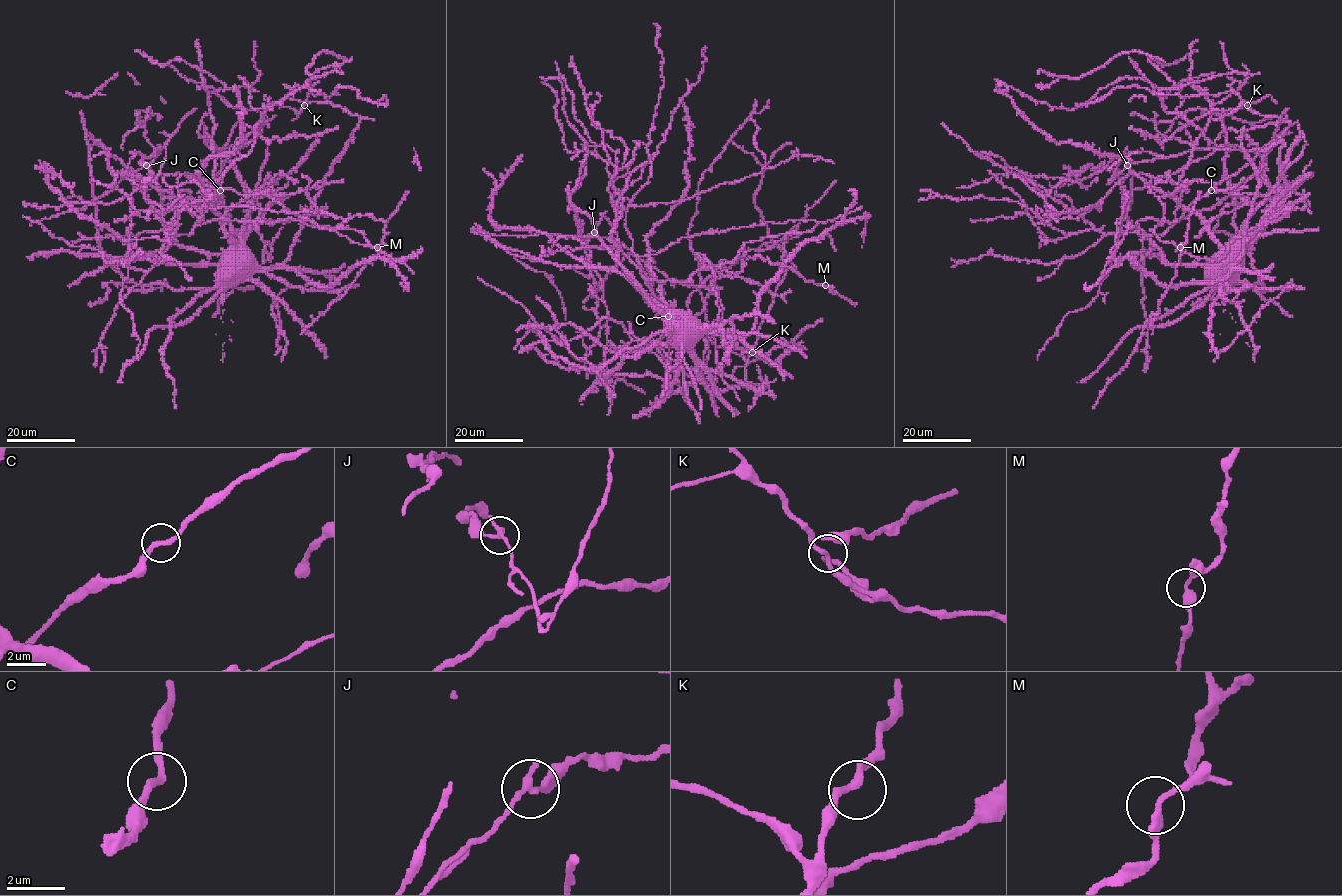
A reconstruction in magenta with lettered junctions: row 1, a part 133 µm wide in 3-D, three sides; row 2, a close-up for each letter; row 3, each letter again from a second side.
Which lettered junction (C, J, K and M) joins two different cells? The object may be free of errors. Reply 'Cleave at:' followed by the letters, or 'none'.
Cleave at: J

